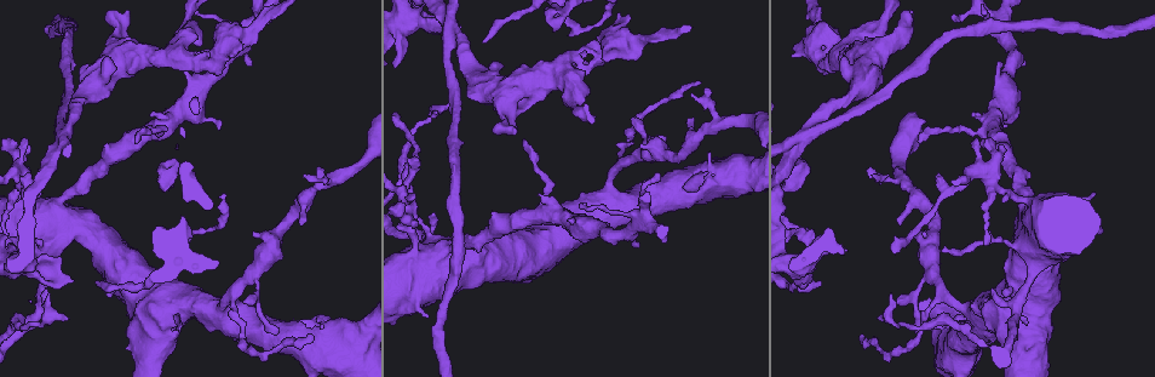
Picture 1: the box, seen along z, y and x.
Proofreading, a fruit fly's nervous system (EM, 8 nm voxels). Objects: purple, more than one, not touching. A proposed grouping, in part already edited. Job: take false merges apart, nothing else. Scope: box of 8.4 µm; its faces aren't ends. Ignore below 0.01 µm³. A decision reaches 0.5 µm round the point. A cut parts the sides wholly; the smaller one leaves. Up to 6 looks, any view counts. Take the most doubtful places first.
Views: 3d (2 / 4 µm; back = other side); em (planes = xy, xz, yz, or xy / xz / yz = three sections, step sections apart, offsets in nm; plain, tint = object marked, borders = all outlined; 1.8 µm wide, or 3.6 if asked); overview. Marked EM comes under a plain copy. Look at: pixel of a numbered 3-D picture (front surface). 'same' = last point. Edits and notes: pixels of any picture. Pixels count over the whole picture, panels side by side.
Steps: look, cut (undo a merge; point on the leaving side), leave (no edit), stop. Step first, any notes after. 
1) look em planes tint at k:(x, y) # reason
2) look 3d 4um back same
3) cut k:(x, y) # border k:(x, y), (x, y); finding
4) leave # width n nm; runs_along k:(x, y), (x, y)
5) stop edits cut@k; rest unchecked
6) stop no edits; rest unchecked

look em yz step 8 tint at 1:(410, 23) # arms run side by side

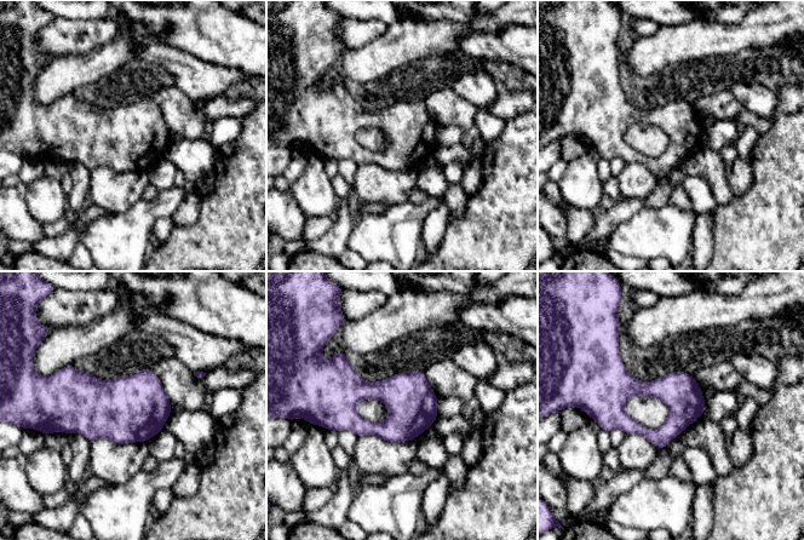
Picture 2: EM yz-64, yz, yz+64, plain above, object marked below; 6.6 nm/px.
look em xz step 16 tint same

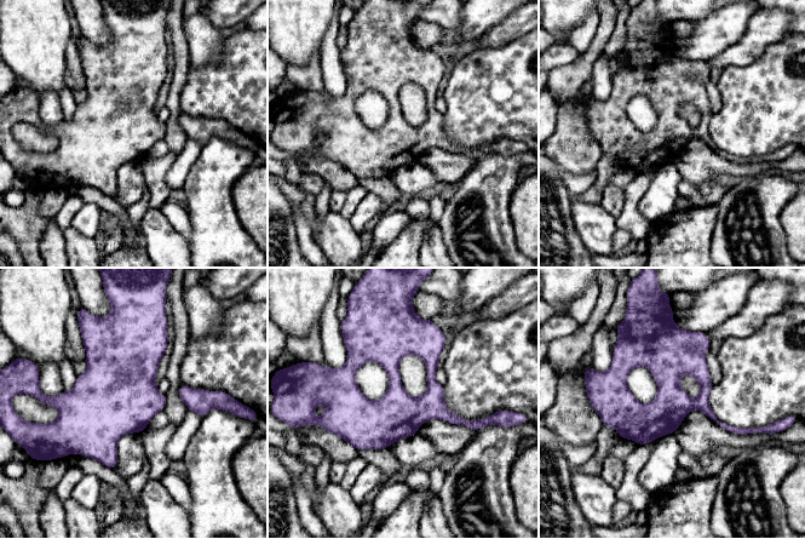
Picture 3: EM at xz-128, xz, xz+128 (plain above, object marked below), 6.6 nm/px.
leave # one cell here

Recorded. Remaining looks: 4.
look 3d 2um at 1:(599, 56) # sharp bend

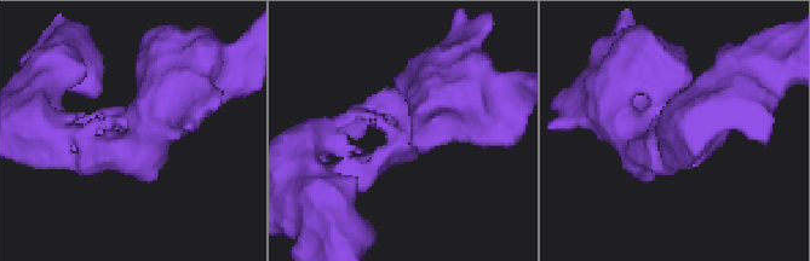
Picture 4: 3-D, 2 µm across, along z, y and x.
look em yz step 16 borders at 4:(404, 134)

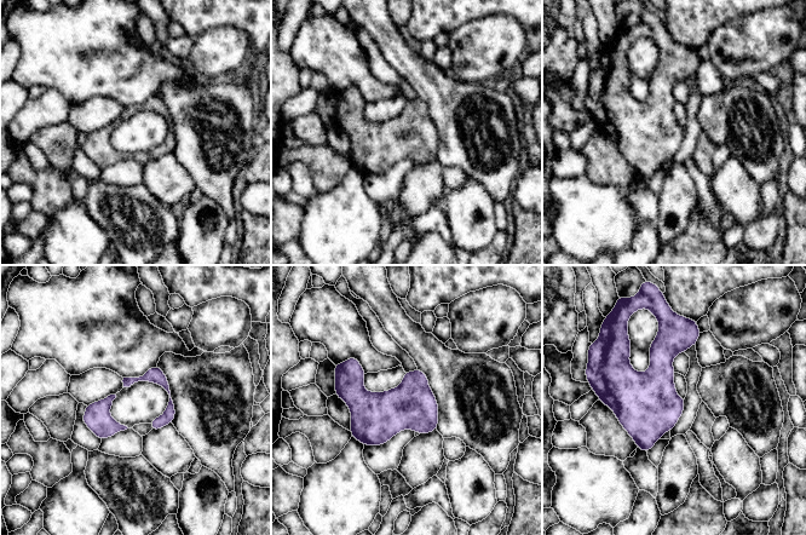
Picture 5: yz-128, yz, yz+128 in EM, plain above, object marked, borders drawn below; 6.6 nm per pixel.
leave # continuous, no second cell

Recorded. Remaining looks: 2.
look em yz step 16 tint at 1:(797, 163) # sharp bend

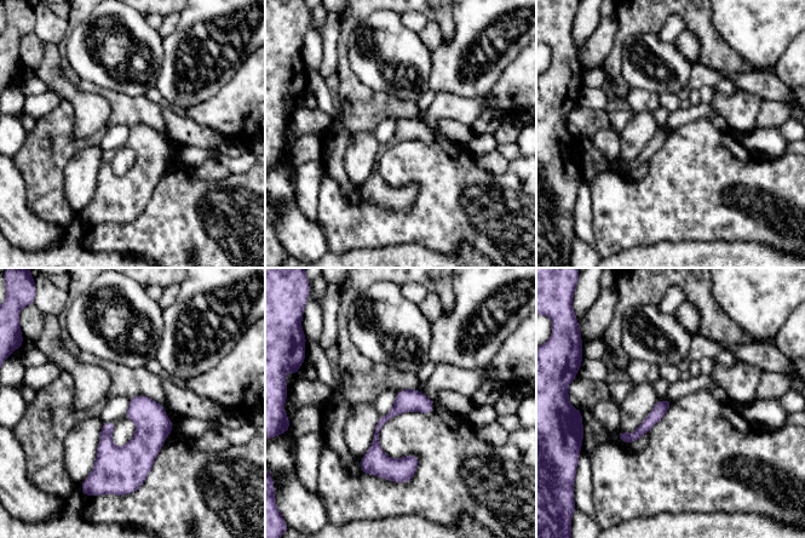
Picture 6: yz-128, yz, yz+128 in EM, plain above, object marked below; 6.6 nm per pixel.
leave # runs_along 6:(410, 391), (375, 436), (395, 476); one cell here

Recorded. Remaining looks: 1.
stop no edits; rest unchecked

